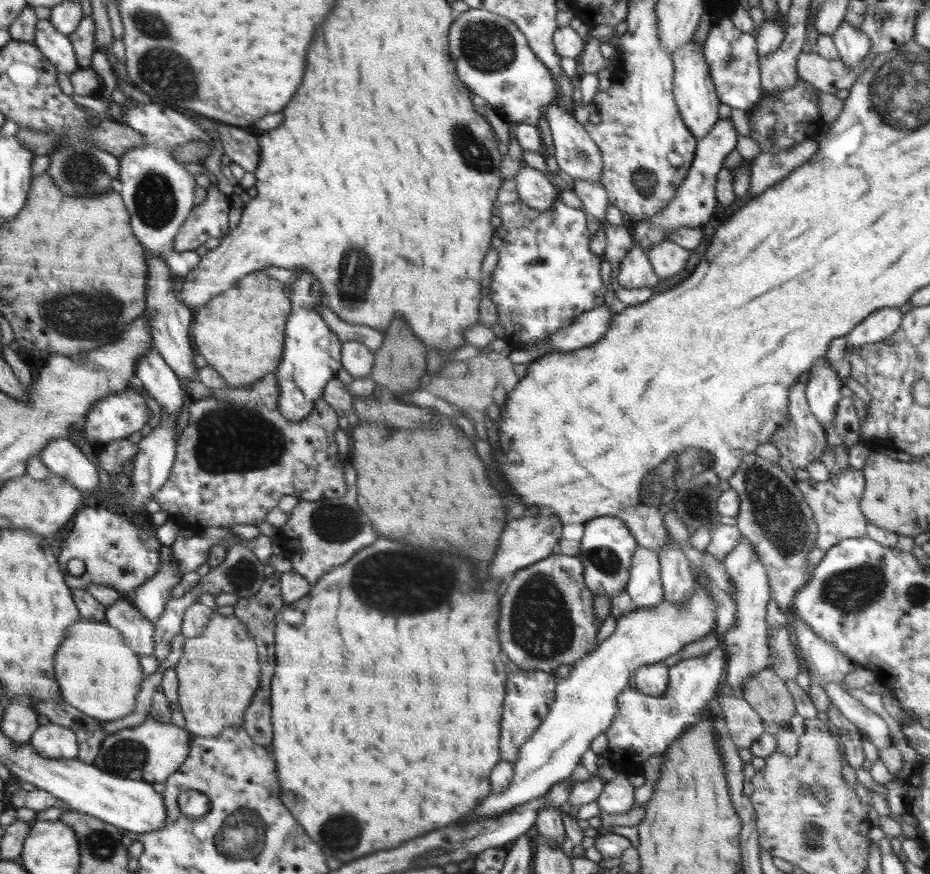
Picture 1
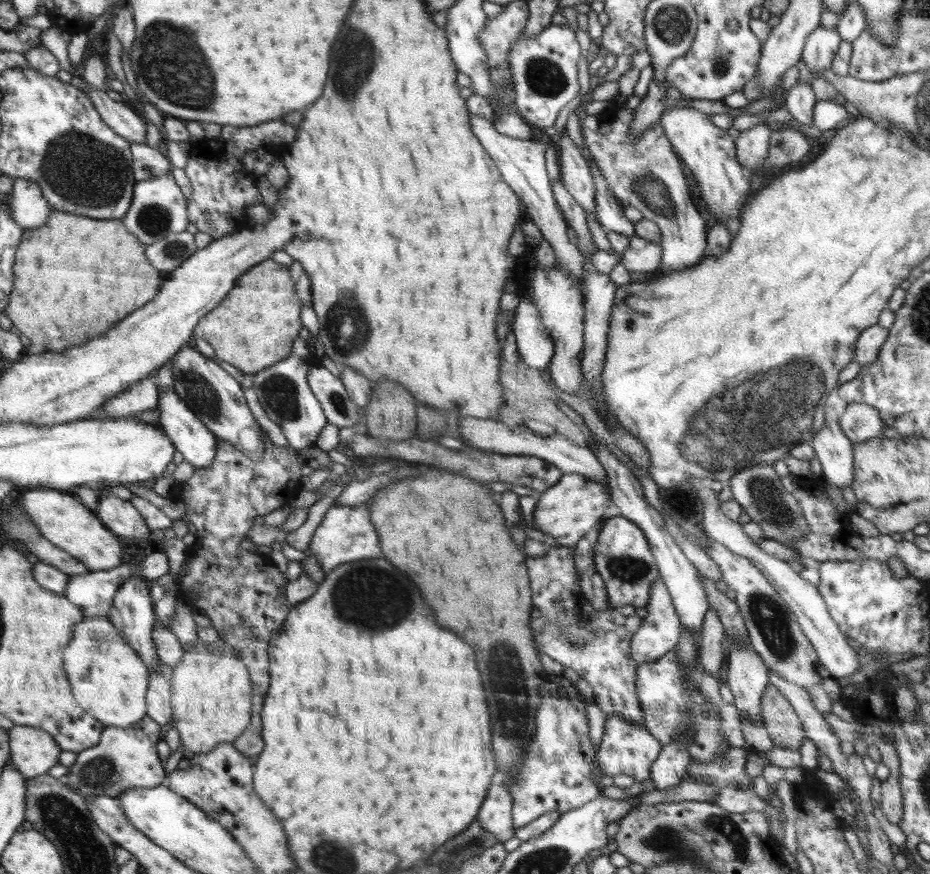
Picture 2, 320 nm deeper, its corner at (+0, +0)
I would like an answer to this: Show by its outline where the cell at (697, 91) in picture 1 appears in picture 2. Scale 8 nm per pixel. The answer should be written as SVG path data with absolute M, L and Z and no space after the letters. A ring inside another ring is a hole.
M690 107L668 108L660 118L660 126L682 163L696 178L702 200L707 204L712 218L733 231L742 215L743 205L752 194L750 181L744 176L744 170L737 160L735 139L726 130L717 128L710 116Z

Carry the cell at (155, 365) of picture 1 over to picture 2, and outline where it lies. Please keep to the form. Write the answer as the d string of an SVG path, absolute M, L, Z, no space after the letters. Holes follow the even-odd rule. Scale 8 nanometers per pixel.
M174 388L162 390L159 399L160 422L157 425L161 430L173 440L177 447L178 459L186 460L195 468L208 468L213 464L215 454L217 454L218 438L209 428L206 428L205 423L174 391Z

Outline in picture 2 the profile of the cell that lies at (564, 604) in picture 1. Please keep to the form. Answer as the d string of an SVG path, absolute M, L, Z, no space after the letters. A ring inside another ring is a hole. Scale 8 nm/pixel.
M557 546L544 557L526 560L532 604L530 624L538 652L570 667L592 686L596 705L610 715L620 715L633 724L643 724L644 717L636 696L637 662L631 658L630 641L640 629L638 615L624 616L611 608L598 612L584 597L574 566L574 547Z

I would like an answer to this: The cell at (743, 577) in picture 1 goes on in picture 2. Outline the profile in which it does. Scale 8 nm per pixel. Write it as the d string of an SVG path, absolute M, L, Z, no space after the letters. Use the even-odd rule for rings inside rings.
M750 642L727 645L728 678L726 684L734 696L734 705L748 721L760 721L763 691L769 685L769 670Z

